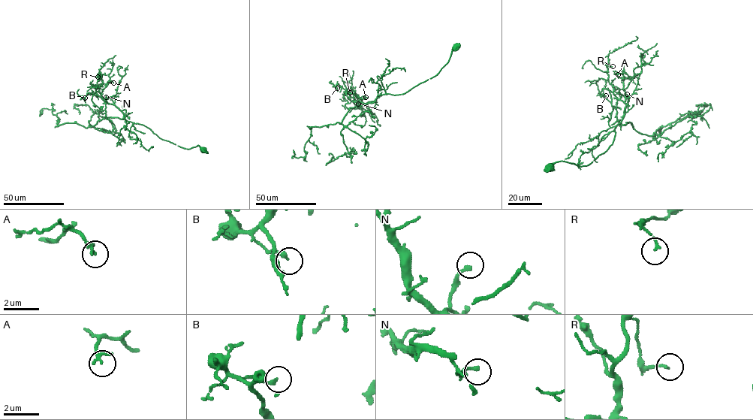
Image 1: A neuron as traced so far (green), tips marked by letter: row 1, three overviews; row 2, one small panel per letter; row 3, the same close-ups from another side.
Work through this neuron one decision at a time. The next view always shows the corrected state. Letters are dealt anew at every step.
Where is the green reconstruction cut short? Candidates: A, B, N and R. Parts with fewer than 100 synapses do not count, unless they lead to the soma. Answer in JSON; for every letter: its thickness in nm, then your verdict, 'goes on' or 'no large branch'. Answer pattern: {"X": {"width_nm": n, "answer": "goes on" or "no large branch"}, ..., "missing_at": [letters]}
{"A": {"width_nm": 160, "answer": "no large branch"}, "B": {"width_nm": 190, "answer": "no large branch"}, "N": {"width_nm": 200, "answer": "no large branch"}, "R": {"width_nm": 110, "answer": "no large branch"}, "missing_at": []}

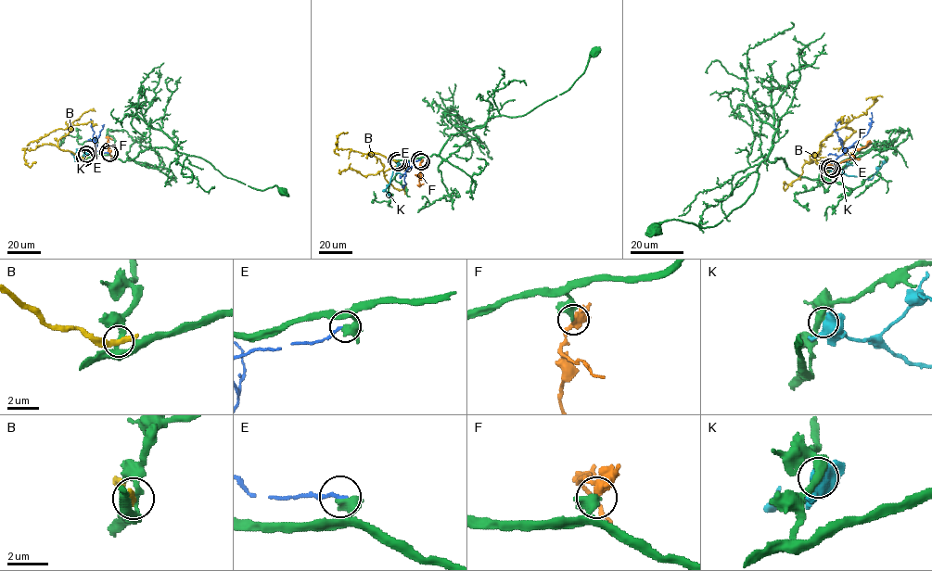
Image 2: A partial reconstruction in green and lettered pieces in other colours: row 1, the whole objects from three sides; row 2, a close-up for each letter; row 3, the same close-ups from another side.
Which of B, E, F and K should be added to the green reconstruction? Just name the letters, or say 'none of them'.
F

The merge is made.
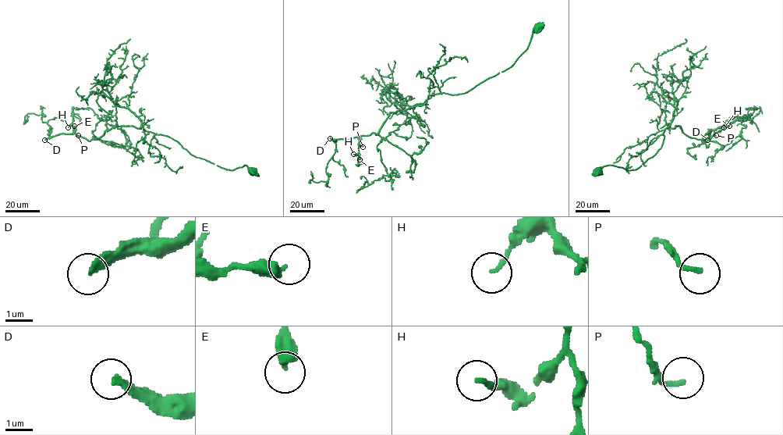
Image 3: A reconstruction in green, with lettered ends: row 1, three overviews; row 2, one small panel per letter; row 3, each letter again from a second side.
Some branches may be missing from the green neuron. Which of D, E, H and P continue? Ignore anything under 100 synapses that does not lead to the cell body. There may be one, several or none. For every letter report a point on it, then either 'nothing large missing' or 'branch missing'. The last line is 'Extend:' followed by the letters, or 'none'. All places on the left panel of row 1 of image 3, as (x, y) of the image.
D: place (44, 140); branch missing
E: place (74, 126); nothing large missing
H: place (68, 127); nothing large missing
P: place (78, 135); nothing large missing
Extend: D

